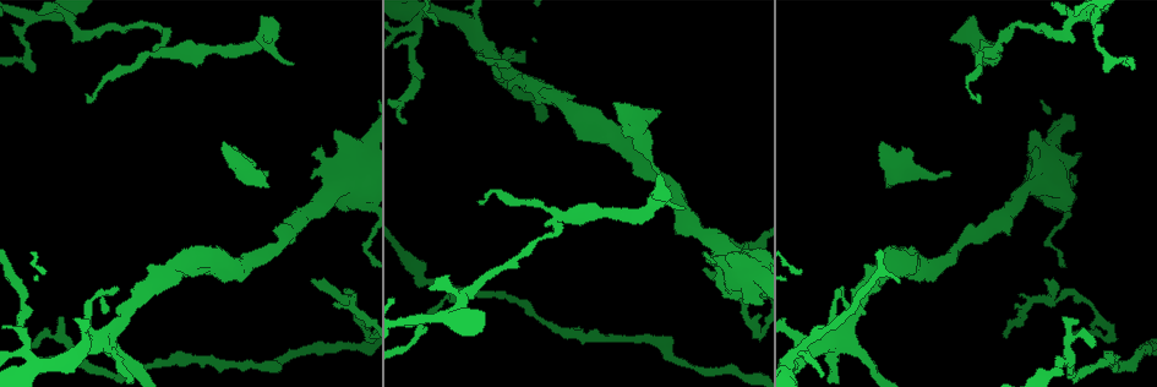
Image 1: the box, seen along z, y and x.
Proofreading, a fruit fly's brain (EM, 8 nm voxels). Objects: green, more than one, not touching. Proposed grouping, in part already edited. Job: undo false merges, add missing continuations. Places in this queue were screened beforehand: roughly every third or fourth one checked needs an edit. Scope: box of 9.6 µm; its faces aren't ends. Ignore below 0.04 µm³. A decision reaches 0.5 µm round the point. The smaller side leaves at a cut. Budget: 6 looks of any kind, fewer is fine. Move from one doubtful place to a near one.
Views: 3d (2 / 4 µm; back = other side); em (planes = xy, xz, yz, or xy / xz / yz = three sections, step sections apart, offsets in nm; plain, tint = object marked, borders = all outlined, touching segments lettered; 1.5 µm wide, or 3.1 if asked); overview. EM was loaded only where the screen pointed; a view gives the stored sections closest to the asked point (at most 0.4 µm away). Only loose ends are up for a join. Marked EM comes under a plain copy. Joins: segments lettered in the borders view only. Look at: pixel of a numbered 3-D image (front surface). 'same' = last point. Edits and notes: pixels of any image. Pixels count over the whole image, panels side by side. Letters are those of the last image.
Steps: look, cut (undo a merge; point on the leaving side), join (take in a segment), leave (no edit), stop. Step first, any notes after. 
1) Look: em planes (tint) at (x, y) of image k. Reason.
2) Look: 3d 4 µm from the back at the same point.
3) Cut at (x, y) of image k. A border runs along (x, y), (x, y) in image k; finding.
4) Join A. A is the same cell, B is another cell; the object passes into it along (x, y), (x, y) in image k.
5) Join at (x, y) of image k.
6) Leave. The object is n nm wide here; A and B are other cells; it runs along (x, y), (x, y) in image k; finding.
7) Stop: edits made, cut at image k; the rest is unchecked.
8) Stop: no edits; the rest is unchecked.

Look: em yz step 4 (borders) at (660, 112) of image 1. An open end.

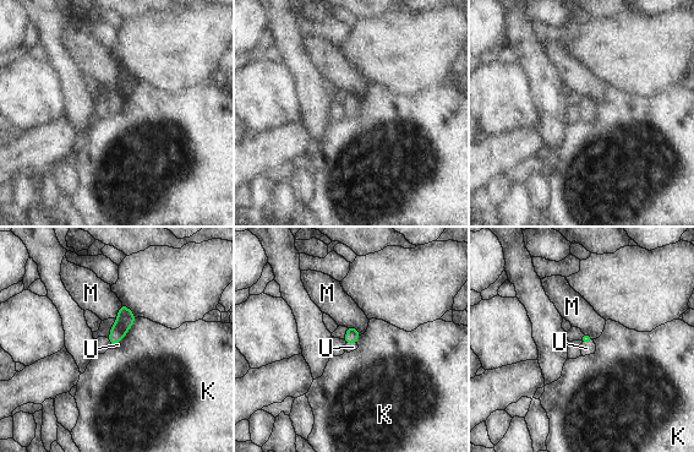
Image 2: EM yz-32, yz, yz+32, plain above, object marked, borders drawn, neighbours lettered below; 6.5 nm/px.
Join U. The longest contact is with K, 200 nm; U is the same cell, K and M are other cells; the object passes into it along (585, 338), (586, 342), (586, 348) in image 2; the neuron continues.

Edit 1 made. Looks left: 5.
Look: overview.

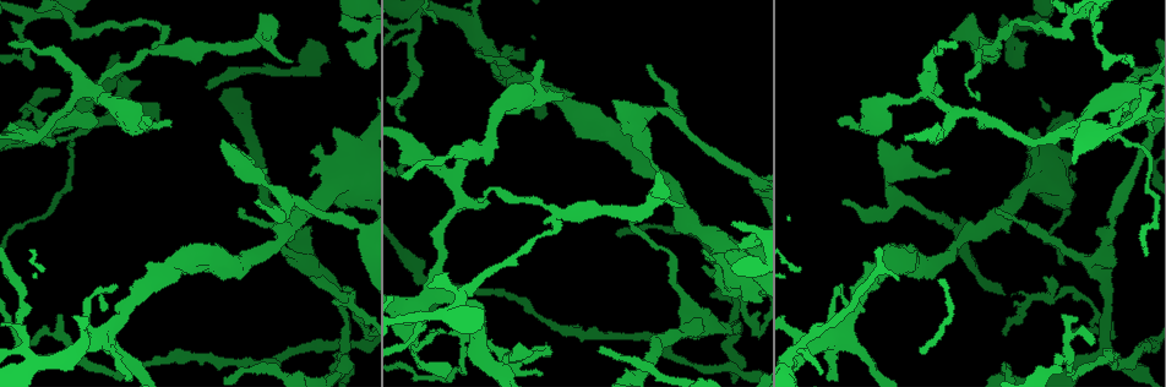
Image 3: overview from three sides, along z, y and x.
Look: em xz step 8 (borders) at (1006, 16) of image 3. An open end.

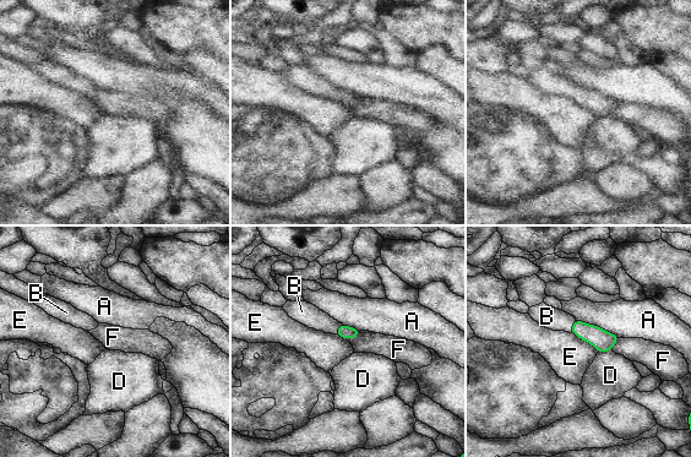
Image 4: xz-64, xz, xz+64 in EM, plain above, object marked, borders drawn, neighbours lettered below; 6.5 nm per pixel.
Join B. B is the same cell, A, D, E and F are other cells; the neuron continues.

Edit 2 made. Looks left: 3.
Look: overview.

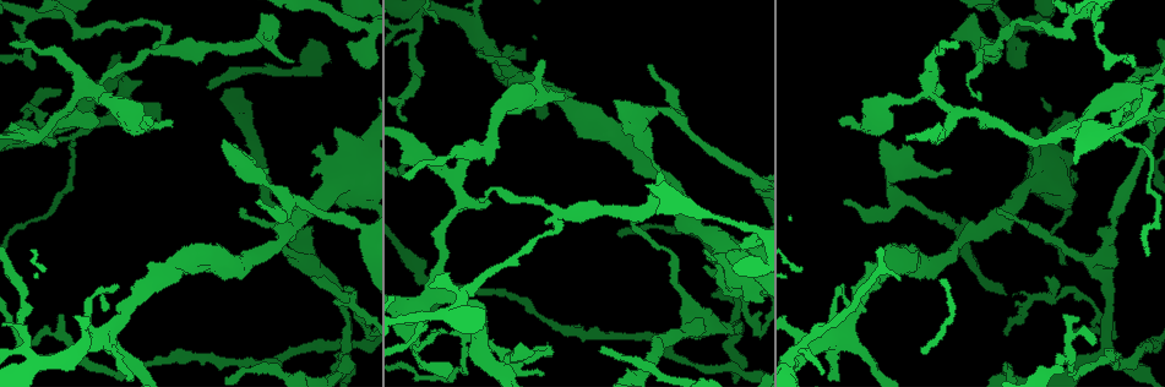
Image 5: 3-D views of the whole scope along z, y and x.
Look: 3d 4 µm at (1091, 345) of image 5. Branch stops here.

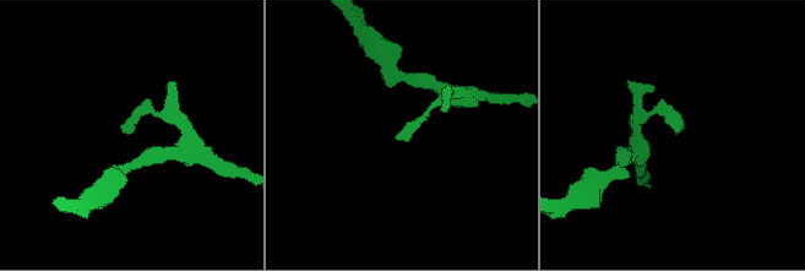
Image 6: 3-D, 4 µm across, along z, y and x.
Look: em planes (borders) at (401, 130) of image 6.

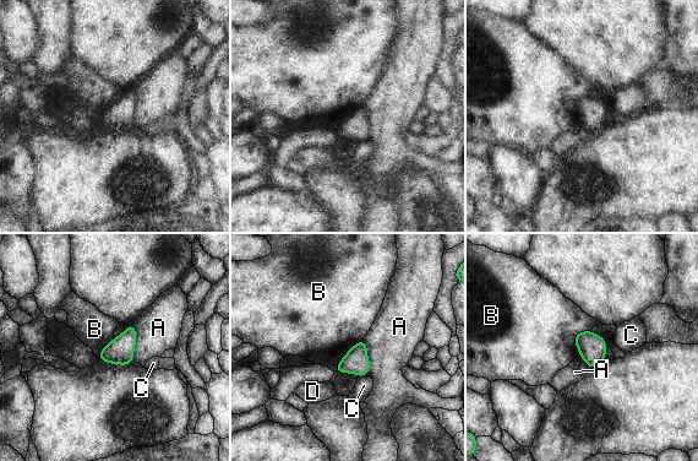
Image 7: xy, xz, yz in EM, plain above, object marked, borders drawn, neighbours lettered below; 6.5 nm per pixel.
Leave. A, B, C and D are other cells; a border runs along (363, 339), (347, 352), (334, 370) in image 7; none of them fits.

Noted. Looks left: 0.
Stop: edits made, join at image 2, join at image 4; the rest is unchecked.

